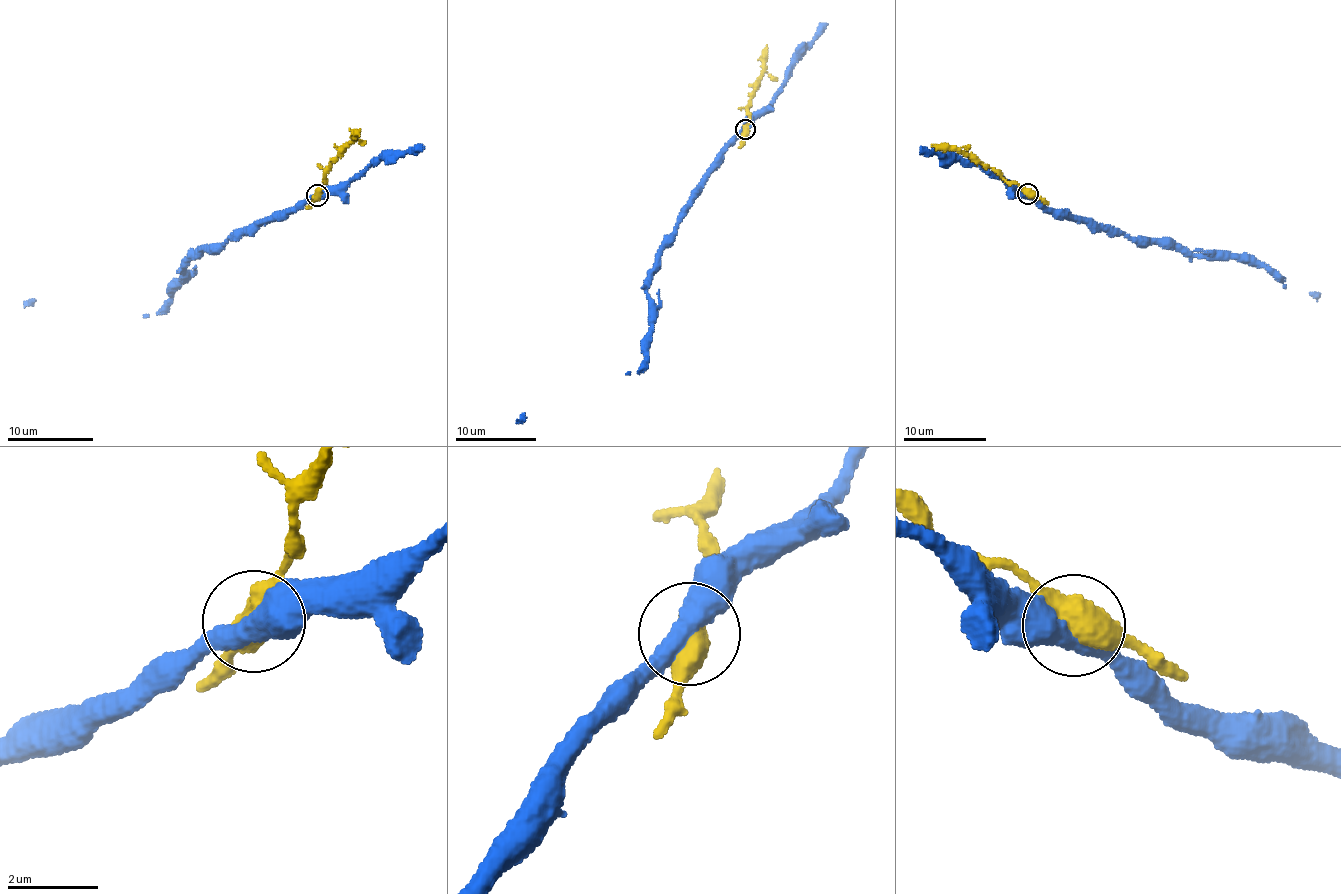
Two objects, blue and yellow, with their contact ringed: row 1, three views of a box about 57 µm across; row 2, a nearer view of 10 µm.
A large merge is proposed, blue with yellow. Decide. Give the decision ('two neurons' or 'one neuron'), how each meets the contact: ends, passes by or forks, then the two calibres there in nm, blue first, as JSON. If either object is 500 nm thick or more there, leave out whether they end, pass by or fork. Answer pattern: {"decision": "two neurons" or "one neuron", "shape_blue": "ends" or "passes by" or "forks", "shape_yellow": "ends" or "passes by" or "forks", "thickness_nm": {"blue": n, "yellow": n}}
{"decision": "two neurons", "thickness_nm": {"blue": 480, "yellow": 550}}

